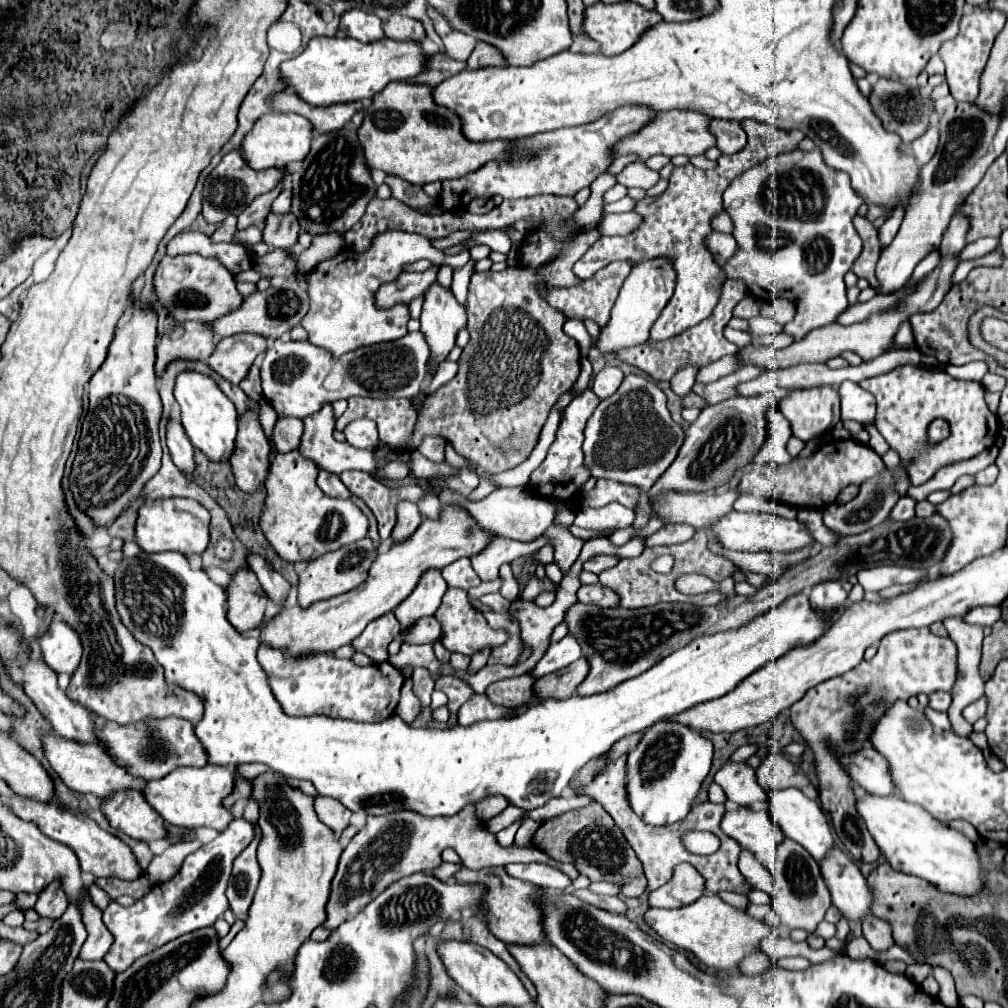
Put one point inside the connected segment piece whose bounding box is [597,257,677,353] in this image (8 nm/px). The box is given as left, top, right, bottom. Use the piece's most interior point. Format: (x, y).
(650, 284)

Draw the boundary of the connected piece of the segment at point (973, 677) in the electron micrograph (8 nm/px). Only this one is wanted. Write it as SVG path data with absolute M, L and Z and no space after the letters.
M947 619L945 629L957 645L957 681L953 685L953 703L947 711L949 717L961 717L965 705L977 701L983 695L985 681L979 675L983 627L967 625L963 619Z

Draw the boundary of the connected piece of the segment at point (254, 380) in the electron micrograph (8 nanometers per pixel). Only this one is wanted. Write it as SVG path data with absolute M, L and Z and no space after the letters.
M259 355L259 359L251 365L249 373L243 377L243 381L239 383L239 387L255 401L259 401L263 395L261 395L261 379L259 379L259 365L261 365L261 359L263 355Z

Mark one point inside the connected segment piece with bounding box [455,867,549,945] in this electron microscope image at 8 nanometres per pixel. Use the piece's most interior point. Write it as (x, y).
(513, 913)

